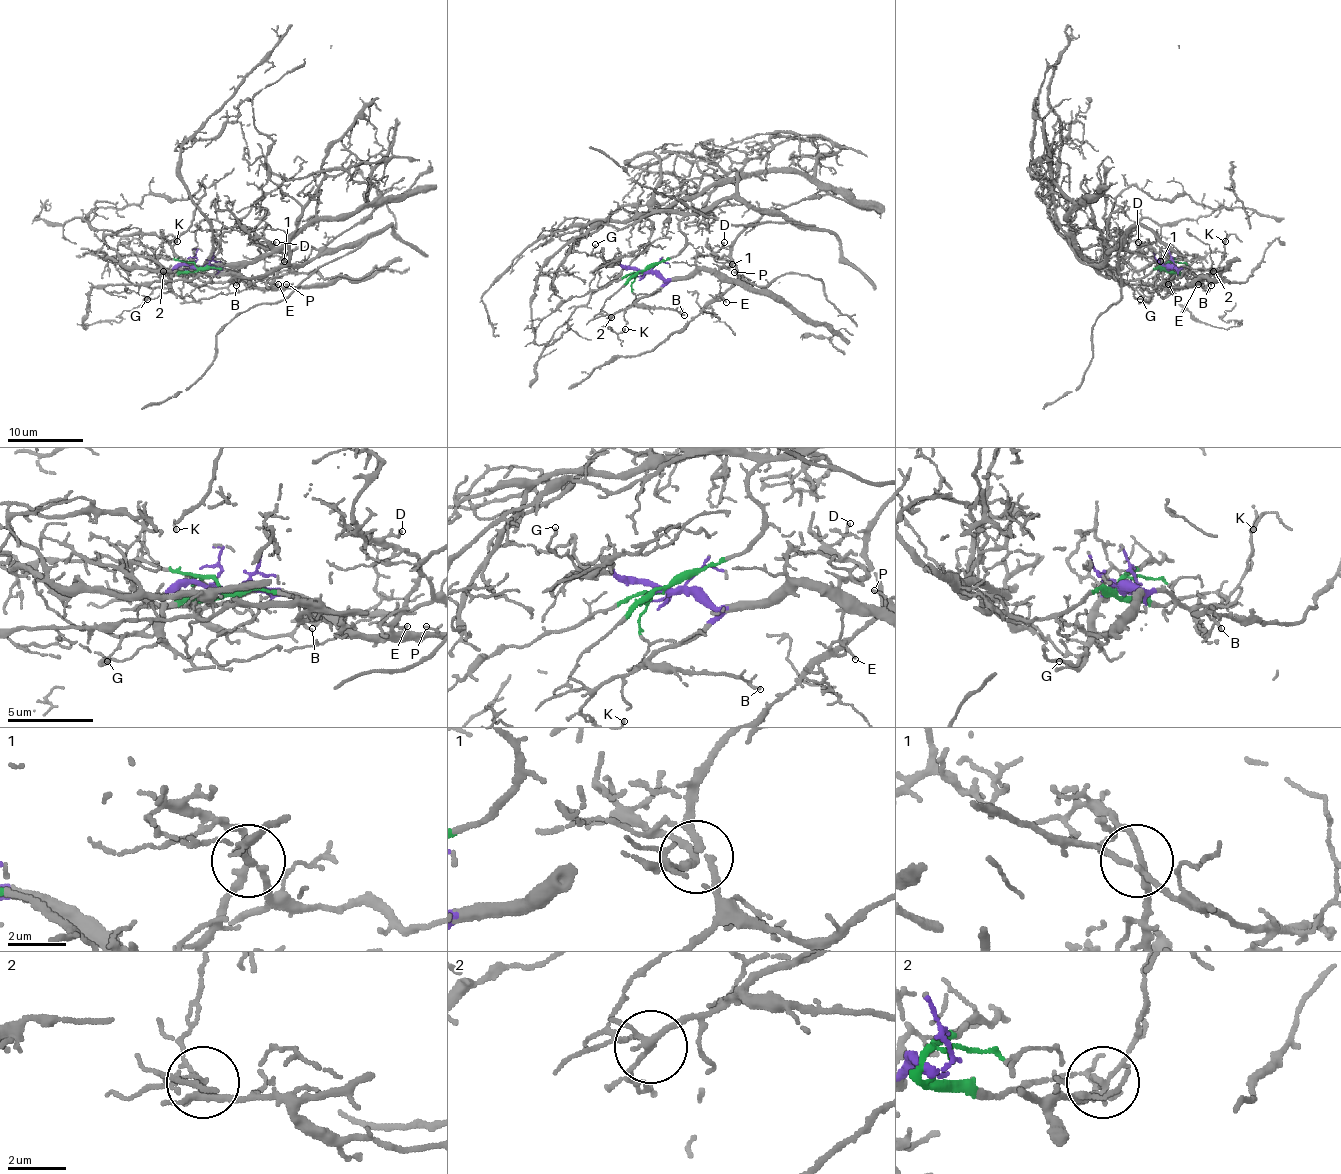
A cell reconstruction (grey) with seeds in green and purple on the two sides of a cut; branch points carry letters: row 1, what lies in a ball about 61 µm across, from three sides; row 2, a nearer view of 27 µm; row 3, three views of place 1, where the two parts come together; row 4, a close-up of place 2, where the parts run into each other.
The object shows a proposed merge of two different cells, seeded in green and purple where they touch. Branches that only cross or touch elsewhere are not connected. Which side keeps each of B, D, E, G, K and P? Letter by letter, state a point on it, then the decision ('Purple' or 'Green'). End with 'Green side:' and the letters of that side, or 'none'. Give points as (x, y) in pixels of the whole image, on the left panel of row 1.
B: Place: (236, 285). Purple
D: Place: (276, 242). Purple
E: Place: (278, 284). Purple
G: Place: (147, 299). Purple
K: Place: (177, 241). Purple
P: Place: (286, 284). Purple
Green side: none

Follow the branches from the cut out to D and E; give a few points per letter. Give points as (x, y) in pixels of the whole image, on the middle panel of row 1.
D: (645, 270), (656, 270), (666, 280), (683, 280), (702, 270), (717, 270), (732, 264), (717, 253), (724, 242)
E: (645, 270), (656, 270), (666, 280), (683, 280), (702, 270), (709, 270), (720, 281), (719, 293), (726, 302)

